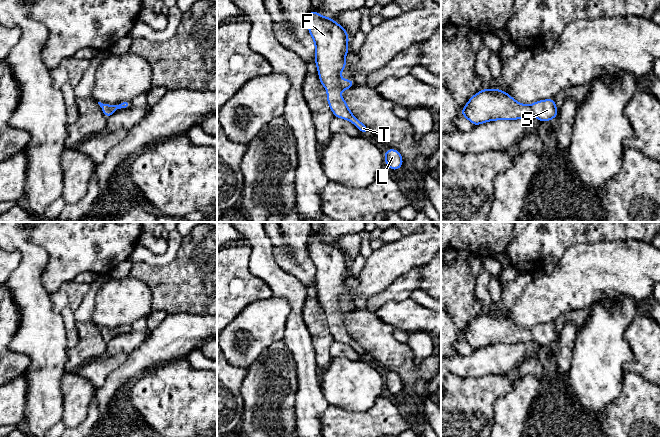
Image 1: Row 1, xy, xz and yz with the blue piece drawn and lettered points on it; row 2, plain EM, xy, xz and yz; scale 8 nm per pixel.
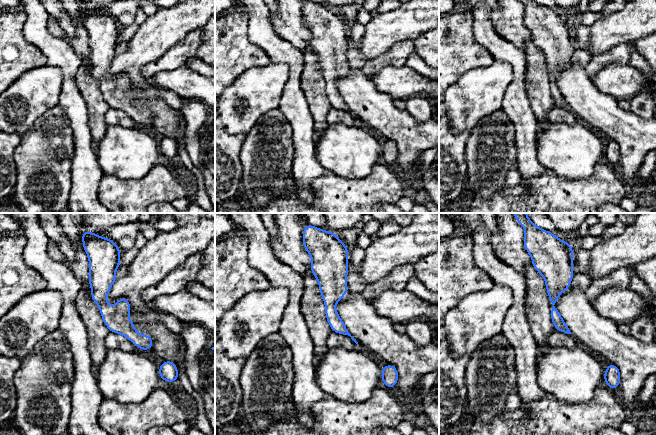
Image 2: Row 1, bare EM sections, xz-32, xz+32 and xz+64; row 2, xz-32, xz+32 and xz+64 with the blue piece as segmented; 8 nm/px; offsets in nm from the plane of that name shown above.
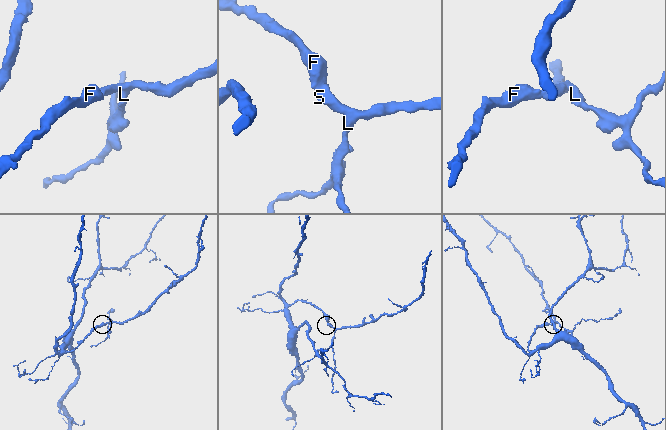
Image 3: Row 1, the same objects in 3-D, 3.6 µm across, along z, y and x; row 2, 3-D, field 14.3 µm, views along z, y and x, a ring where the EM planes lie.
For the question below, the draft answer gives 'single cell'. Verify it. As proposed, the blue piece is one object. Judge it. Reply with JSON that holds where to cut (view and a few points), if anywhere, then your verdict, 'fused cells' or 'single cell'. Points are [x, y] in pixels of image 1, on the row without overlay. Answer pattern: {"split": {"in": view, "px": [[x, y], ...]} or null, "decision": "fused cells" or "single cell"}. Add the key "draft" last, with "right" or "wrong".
{"split": null, "decision": "single cell", "draft": "right"}

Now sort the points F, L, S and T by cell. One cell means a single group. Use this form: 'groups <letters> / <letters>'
groups F L S T

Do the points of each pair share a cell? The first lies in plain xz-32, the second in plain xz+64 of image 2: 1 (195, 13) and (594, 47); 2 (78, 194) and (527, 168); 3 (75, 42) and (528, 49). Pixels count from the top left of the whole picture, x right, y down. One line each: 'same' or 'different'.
1: same
2: same
3: different

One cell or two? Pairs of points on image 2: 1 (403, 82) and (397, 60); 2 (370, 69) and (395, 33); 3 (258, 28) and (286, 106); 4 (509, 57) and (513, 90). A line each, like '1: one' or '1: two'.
1: two
2: two
3: one
4: one

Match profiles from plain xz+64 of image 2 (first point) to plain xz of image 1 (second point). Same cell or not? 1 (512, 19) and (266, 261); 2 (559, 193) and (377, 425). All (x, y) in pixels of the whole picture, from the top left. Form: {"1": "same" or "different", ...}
{"1": "different", "2": "same"}

